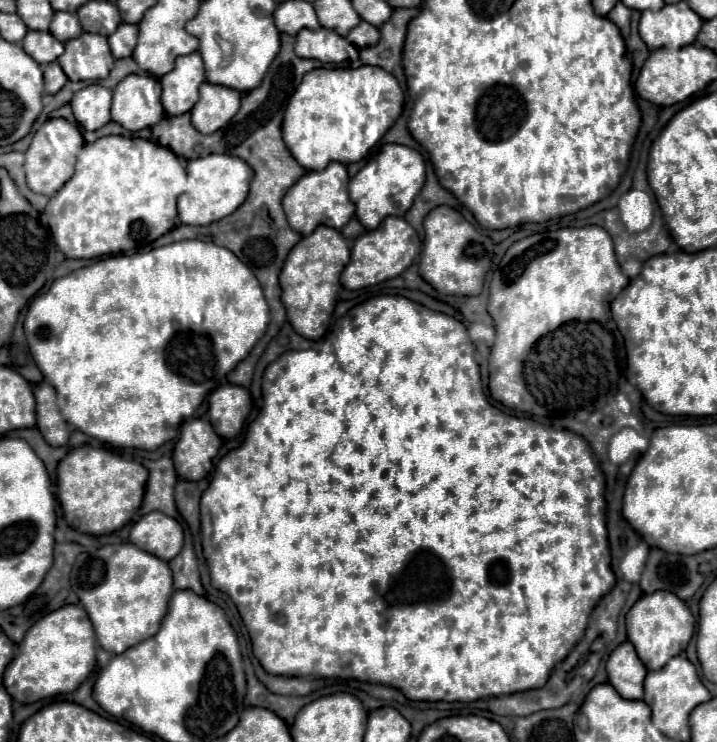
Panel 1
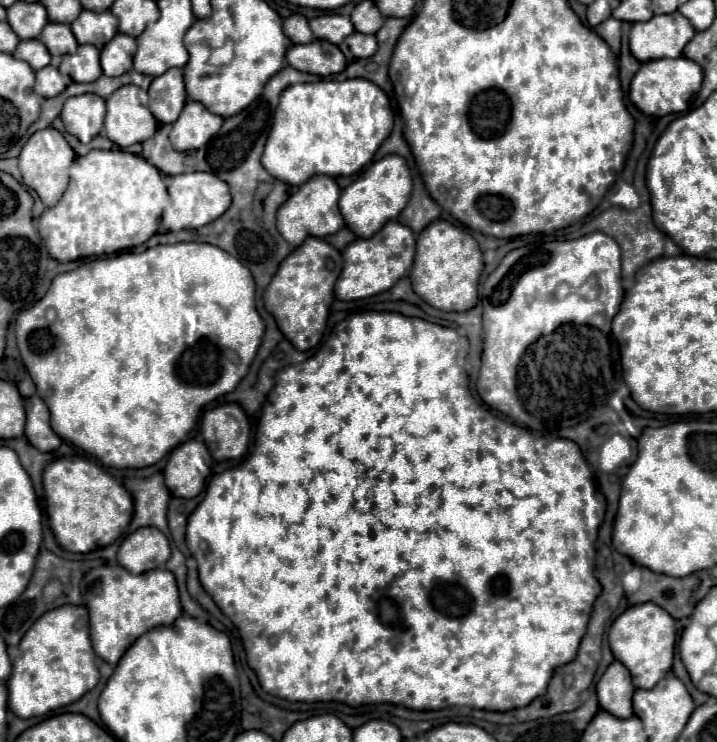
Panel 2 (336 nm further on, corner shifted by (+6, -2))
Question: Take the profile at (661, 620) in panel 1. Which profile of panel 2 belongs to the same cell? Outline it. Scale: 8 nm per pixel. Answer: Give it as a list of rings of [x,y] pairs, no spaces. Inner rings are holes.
[[[656,603],[632,605],[612,623],[608,641],[614,657],[630,671],[634,687],[652,689],[672,669],[676,645],[676,621],[672,619],[672,615],[668,615],[668,611],[656,607]]]

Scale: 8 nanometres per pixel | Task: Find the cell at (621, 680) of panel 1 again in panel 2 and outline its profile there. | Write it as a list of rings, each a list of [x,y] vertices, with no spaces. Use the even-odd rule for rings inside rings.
[[[614,661],[608,665],[600,681],[596,683],[596,693],[600,707],[620,719],[632,717],[632,695],[634,695],[634,685],[628,675],[628,669],[620,663]]]

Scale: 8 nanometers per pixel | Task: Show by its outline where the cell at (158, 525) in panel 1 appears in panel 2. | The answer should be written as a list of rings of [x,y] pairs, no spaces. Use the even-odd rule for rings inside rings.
[[[156,527],[136,529],[132,535],[122,541],[118,549],[118,563],[132,571],[142,573],[156,569],[170,559],[170,543],[166,535]]]

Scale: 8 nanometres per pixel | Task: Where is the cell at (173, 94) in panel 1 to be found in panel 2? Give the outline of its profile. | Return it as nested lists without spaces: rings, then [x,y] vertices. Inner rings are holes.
[[[178,67],[168,69],[164,75],[156,77],[148,89],[148,107],[160,123],[174,123],[184,109],[186,89],[184,73]]]

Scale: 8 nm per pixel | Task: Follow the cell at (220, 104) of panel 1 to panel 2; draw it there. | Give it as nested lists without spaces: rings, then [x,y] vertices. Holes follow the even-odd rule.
[[[188,101],[180,113],[180,119],[172,125],[170,141],[178,151],[200,149],[210,141],[212,135],[216,135],[222,121],[224,119],[220,115],[210,113],[202,103]]]

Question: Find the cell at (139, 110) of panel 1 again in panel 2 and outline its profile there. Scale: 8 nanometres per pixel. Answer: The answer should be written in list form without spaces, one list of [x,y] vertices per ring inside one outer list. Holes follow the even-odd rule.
[[[124,85],[106,99],[106,137],[118,147],[150,139],[158,121],[148,111],[148,95],[136,85]]]

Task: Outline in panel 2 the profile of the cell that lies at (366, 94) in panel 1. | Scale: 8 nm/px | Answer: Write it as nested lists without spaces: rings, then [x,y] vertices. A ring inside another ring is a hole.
[[[366,79],[290,85],[280,95],[280,103],[276,107],[274,123],[262,155],[262,165],[272,177],[288,185],[302,185],[312,175],[330,175],[330,177],[354,175],[372,161],[376,149],[392,133],[392,125],[394,125],[394,115],[386,93]]]

